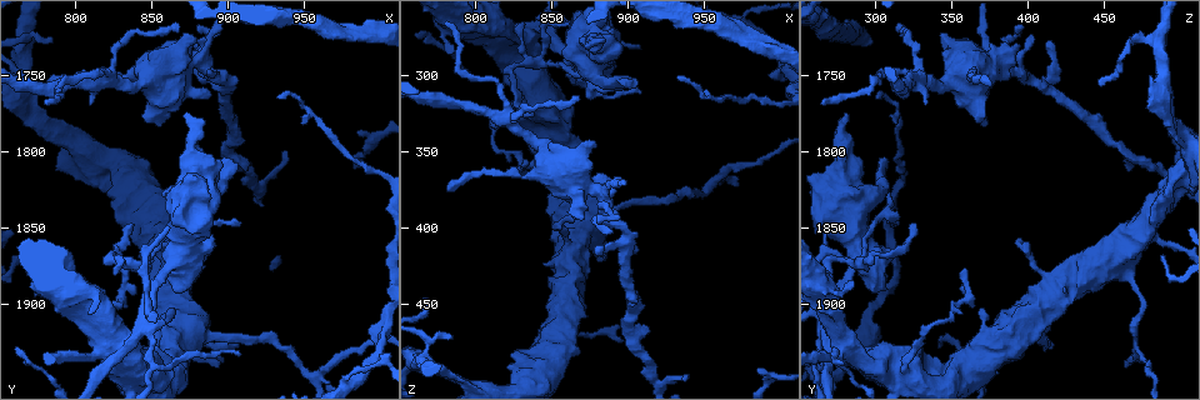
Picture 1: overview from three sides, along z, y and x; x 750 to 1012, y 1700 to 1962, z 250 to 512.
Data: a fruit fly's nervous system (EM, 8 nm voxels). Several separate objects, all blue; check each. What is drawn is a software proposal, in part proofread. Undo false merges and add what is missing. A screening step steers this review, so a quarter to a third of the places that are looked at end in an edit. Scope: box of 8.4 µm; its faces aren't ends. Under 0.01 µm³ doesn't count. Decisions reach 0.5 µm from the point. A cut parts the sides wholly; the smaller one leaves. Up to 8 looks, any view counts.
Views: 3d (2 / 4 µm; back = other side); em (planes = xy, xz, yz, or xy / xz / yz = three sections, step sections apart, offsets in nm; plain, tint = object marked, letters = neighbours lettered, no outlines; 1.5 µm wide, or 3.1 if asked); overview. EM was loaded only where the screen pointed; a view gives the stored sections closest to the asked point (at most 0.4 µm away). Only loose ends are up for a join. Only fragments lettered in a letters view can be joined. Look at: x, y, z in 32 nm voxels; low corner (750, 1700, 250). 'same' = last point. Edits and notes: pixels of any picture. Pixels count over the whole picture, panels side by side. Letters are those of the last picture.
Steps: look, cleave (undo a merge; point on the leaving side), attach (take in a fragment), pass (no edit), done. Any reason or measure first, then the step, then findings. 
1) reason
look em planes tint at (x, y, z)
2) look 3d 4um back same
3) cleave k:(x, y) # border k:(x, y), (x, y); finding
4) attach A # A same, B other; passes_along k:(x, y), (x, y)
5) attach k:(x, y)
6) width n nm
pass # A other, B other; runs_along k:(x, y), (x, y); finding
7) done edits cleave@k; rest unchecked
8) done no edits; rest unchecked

thin end
look 3d 4um at (780, 1886, 286)

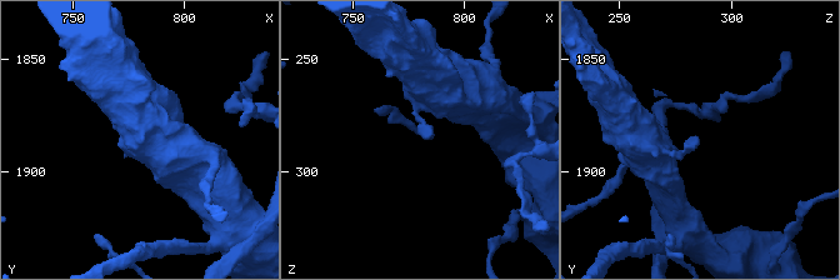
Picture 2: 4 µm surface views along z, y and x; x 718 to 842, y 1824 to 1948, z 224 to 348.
shape alone is not enough
look em xz step 4 tint at (783, 1884, 286)

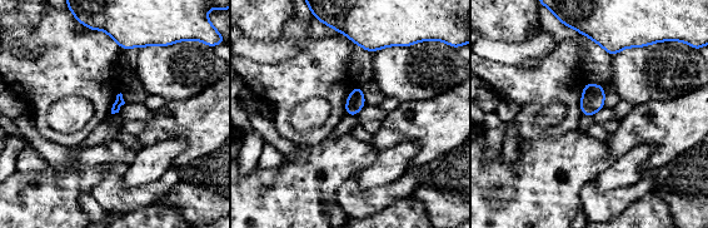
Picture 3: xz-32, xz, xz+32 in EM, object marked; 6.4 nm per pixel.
look em planes letters same

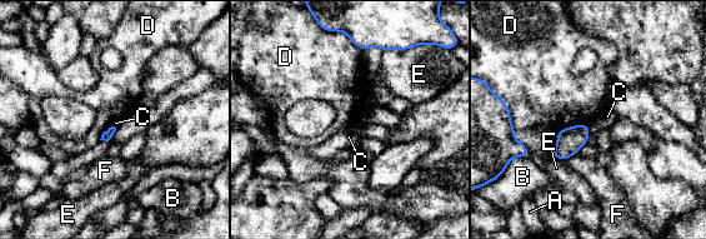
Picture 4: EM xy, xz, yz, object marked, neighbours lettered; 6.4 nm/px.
pass # A other, B other, C other, D other, E other, F other; border 4:(586, 123), (566, 127), (557, 132); no lettered fragment goes on from it

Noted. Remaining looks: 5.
thick turns thin
look 3d 4um back at (832, 1942, 318)

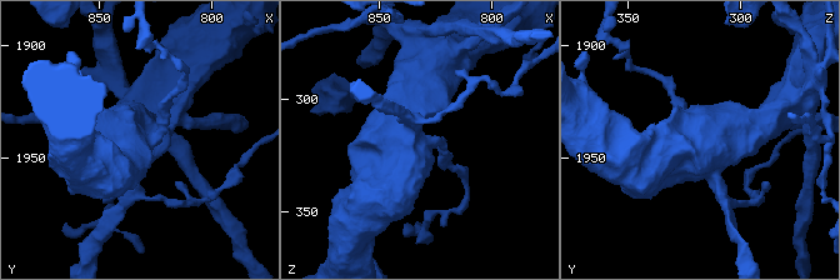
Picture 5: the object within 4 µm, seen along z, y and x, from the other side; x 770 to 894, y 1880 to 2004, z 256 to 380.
need the tissue
look em planes letters at (832, 1941, 319)

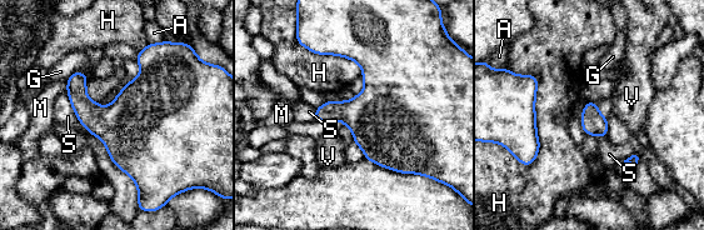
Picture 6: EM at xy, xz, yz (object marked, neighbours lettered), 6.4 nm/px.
width 500 nm
pass # A other, G other, H other, M other, S other, V other; continuous, no second cell

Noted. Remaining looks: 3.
sharp bend
look em planes plain at (900, 1756, 408)

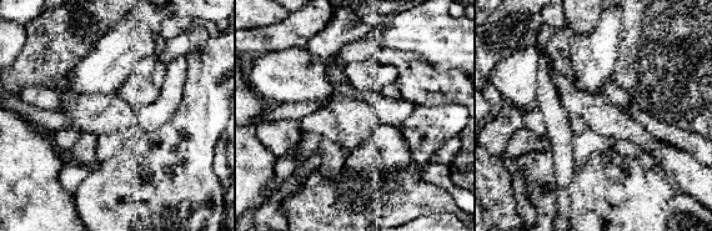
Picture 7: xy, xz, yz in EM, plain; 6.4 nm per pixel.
with the object marked
look em planes tint same

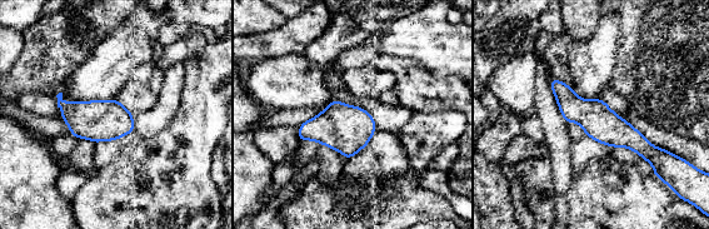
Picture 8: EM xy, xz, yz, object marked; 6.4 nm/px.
what lies round it
look em planes letters same

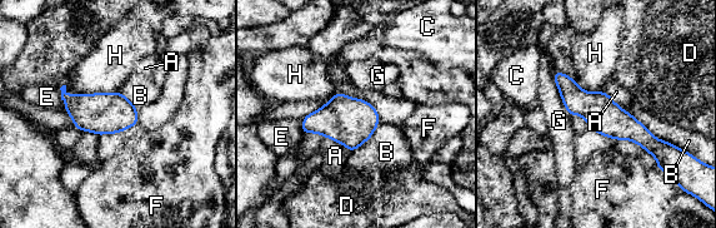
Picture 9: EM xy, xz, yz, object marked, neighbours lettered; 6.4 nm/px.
pass # A other, B other, C other, D other, E other, F other, G other, H other; runs_along 9:(556, 74), (586, 104), (660, 150); all the same cell

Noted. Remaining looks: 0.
done no edits; rest unchecked

